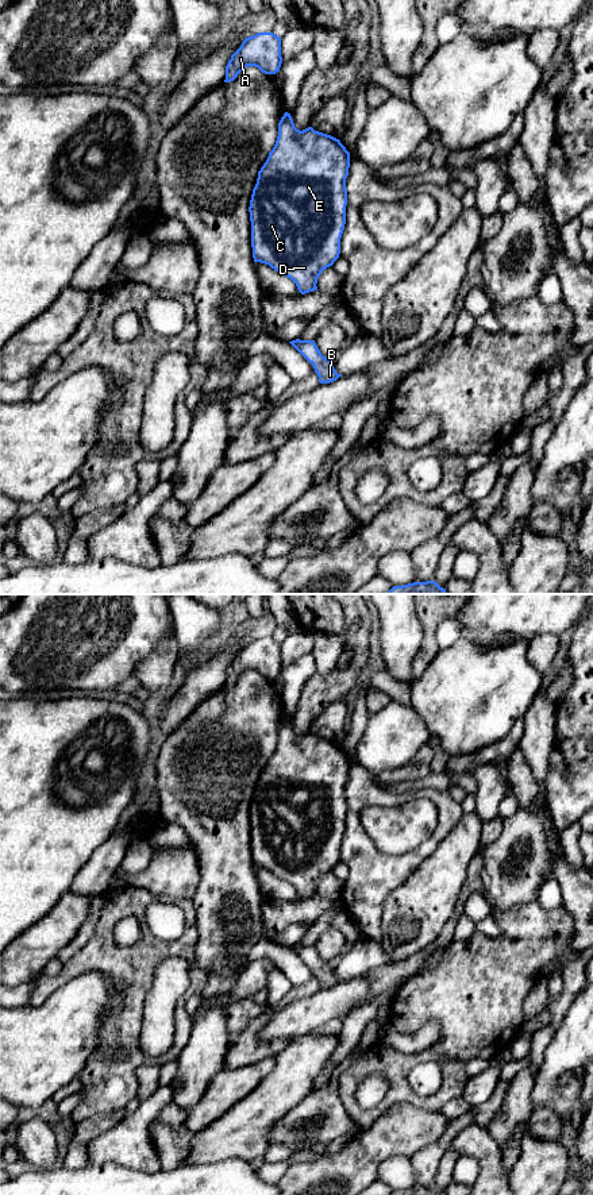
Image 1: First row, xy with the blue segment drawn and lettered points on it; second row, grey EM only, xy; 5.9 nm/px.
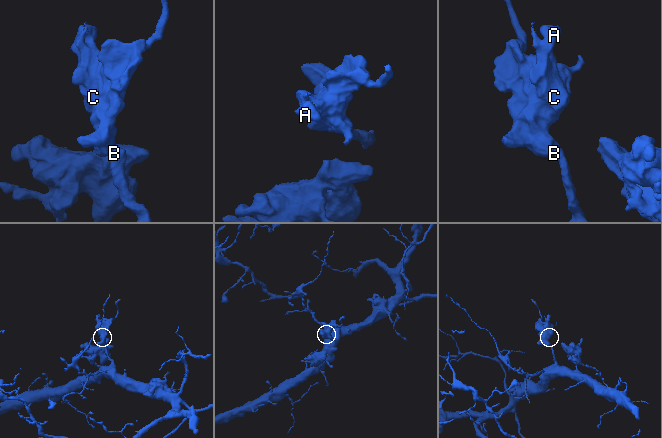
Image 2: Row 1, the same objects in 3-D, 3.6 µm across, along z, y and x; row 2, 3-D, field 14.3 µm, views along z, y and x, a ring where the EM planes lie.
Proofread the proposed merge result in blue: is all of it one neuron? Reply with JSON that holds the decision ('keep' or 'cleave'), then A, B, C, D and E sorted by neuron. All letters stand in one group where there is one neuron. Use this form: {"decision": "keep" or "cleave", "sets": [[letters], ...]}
{"decision": "keep", "sets": [["A", "B", "C", "D", "E"]]}

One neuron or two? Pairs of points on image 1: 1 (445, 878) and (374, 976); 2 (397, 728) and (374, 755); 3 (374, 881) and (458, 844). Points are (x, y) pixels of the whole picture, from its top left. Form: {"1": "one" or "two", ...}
{"1": "two", "2": "one", "3": "two"}

